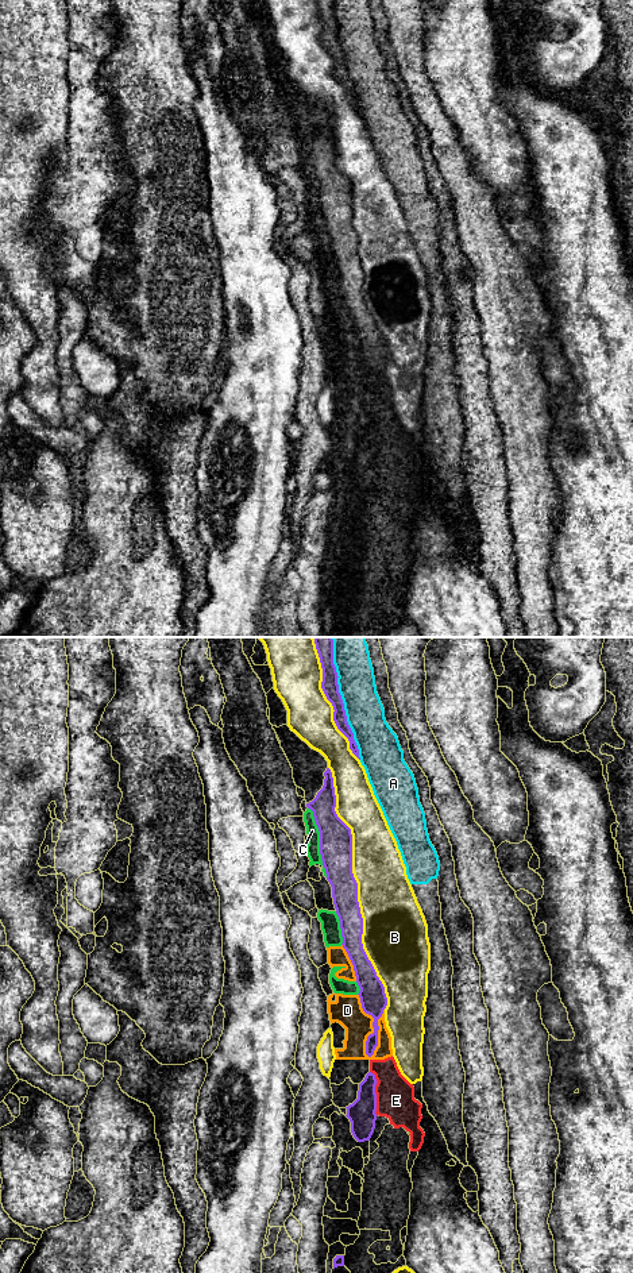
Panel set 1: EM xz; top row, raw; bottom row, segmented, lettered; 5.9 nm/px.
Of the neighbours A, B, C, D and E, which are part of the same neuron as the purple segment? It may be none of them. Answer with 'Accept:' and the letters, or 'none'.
Accept: none

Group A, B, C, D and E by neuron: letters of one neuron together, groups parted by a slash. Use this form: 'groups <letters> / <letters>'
groups A / B / C D E

